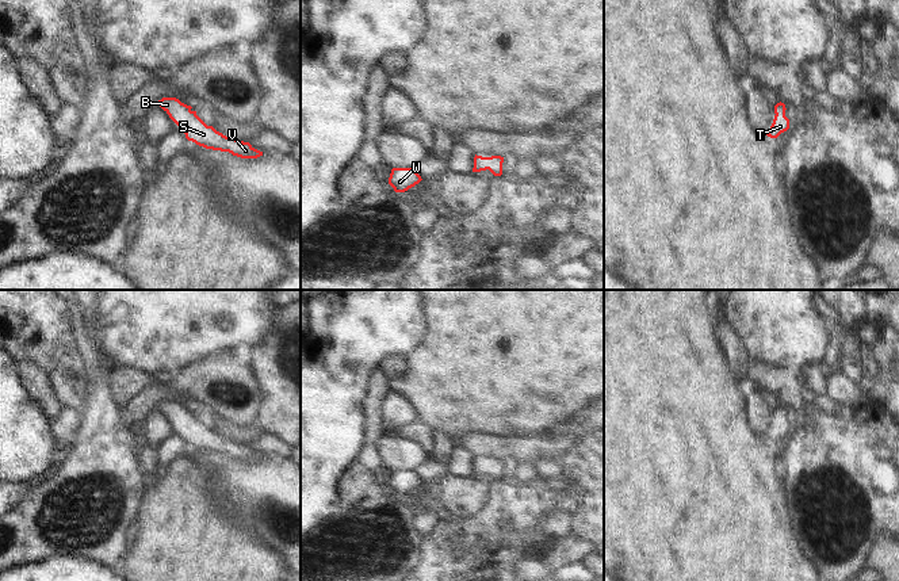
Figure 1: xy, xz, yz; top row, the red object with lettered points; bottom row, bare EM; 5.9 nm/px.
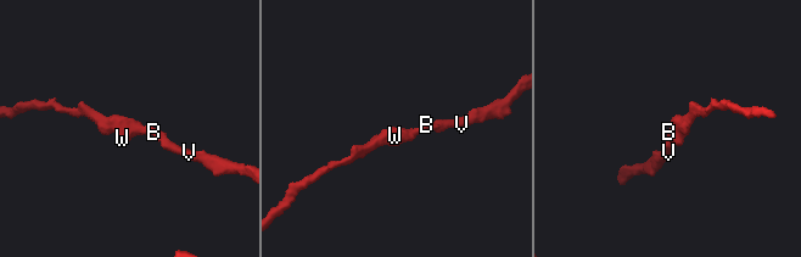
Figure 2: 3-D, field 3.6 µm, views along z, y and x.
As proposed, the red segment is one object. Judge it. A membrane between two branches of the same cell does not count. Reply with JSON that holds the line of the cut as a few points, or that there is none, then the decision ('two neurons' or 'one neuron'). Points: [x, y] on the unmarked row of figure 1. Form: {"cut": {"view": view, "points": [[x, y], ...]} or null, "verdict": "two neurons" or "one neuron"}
{"cut": null, "verdict": "one neuron"}

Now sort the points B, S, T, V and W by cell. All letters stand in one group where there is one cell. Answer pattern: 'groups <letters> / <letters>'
groups B S T V W

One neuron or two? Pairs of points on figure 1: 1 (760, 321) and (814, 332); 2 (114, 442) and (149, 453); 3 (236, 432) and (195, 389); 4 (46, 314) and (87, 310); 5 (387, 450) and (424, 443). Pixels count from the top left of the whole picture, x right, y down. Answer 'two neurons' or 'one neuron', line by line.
1: one neuron
2: two neurons
3: two neurons
4: two neurons
5: two neurons

